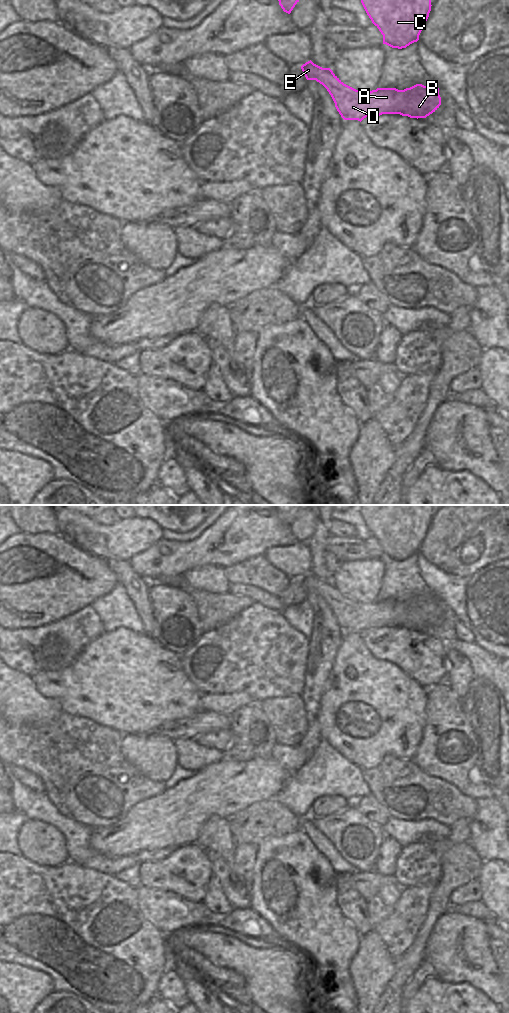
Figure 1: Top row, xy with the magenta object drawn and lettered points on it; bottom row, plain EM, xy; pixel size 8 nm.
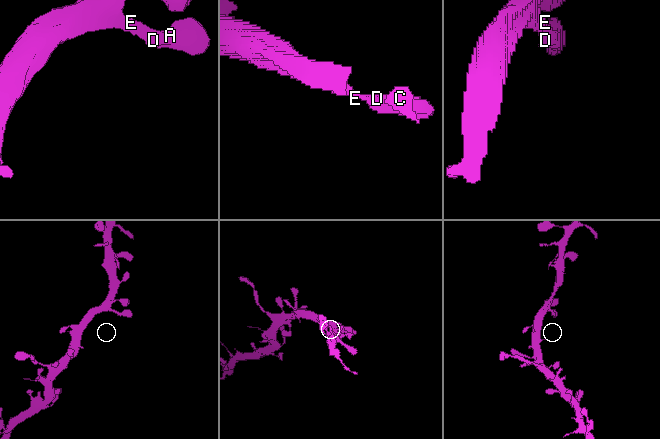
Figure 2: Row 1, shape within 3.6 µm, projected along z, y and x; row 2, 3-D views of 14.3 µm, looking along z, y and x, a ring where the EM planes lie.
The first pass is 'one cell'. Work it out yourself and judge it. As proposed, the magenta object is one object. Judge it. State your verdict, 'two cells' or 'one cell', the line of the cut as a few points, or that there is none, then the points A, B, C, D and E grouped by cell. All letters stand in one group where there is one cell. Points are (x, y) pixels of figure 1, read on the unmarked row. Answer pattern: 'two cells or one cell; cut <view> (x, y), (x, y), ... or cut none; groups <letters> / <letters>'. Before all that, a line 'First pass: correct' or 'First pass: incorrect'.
First pass: correct
one cell; cut none; groups A B C D E

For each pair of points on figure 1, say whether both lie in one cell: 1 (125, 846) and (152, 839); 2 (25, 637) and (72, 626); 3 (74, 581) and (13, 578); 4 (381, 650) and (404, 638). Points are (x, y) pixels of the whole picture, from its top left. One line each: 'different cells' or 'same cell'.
1: same cell
2: same cell
3: same cell
4: same cell

